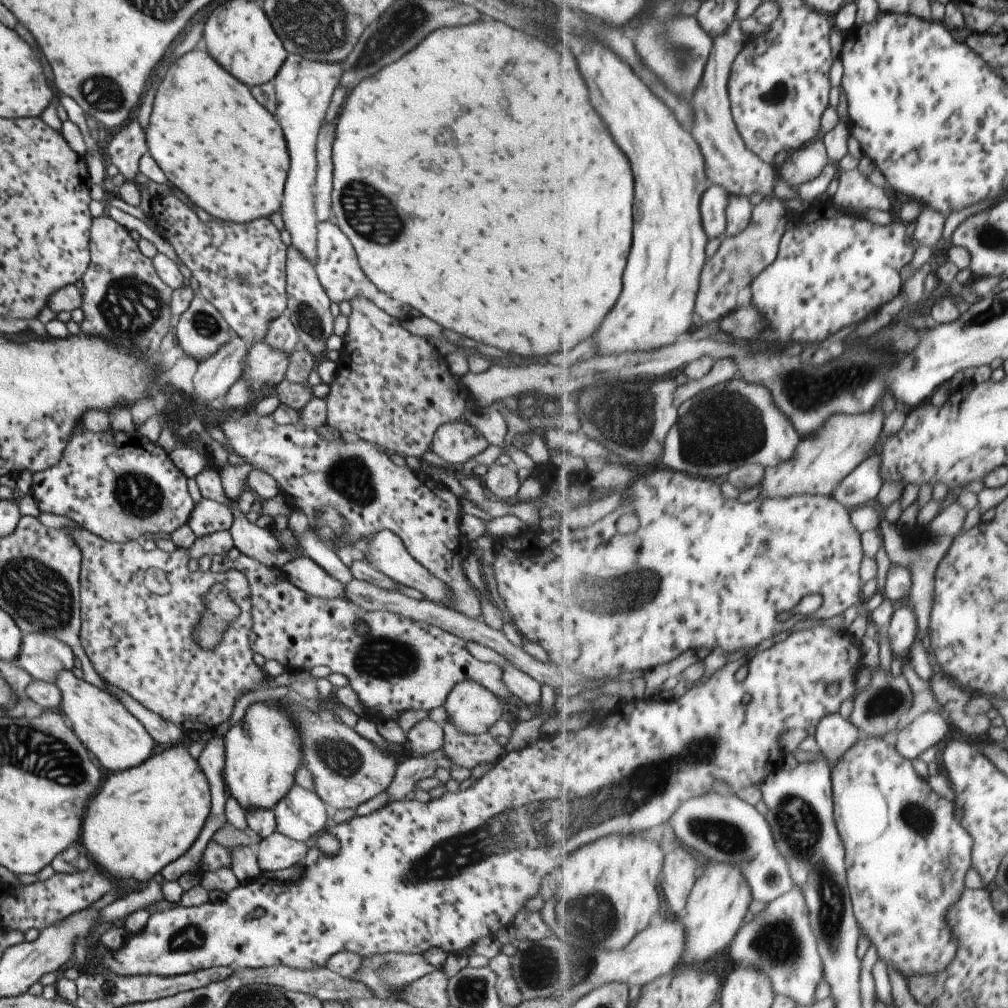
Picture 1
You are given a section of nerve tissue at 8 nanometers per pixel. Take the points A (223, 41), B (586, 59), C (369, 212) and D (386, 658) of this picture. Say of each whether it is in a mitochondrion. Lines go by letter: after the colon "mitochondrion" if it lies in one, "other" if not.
A: other
B: other
C: mitochondrion
D: mitochondrion

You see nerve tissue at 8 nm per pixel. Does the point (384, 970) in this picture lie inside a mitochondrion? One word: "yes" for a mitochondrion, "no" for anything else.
yes

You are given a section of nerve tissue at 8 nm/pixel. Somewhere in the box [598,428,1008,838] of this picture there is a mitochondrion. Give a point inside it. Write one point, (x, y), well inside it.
(886, 701)

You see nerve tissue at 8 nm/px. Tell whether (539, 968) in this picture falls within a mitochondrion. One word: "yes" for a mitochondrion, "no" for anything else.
yes

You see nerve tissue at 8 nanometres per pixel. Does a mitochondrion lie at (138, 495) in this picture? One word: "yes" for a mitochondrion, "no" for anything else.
yes

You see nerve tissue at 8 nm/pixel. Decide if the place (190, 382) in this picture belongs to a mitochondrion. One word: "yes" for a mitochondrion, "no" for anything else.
no

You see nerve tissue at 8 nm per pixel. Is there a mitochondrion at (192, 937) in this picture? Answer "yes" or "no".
yes

